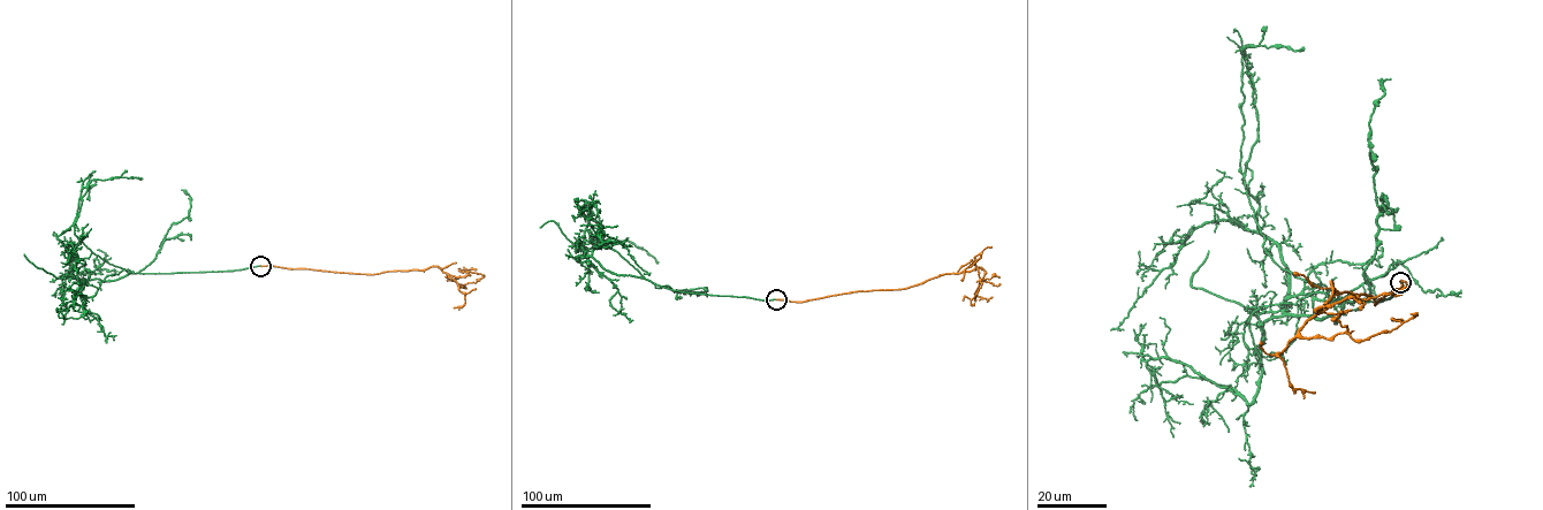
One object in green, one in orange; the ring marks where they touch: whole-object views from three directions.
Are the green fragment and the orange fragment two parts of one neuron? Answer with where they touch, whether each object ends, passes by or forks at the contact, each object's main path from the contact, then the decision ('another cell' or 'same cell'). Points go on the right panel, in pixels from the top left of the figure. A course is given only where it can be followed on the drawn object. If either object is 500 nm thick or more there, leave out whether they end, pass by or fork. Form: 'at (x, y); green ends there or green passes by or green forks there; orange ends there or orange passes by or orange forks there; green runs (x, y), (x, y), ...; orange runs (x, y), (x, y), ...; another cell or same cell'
at (1400, 282); green ends there; orange ends there; green runs (1400, 281), (1382, 301), (1346, 301), (1336, 322), (1284, 311), (1287, 268), (1244, 181), (1259, 119), (1234, 29); orange runs (1400, 282), (1406, 287), (1375, 305), (1331, 283), (1332, 294), (1299, 333), (1367, 340), (1403, 320); another cell

